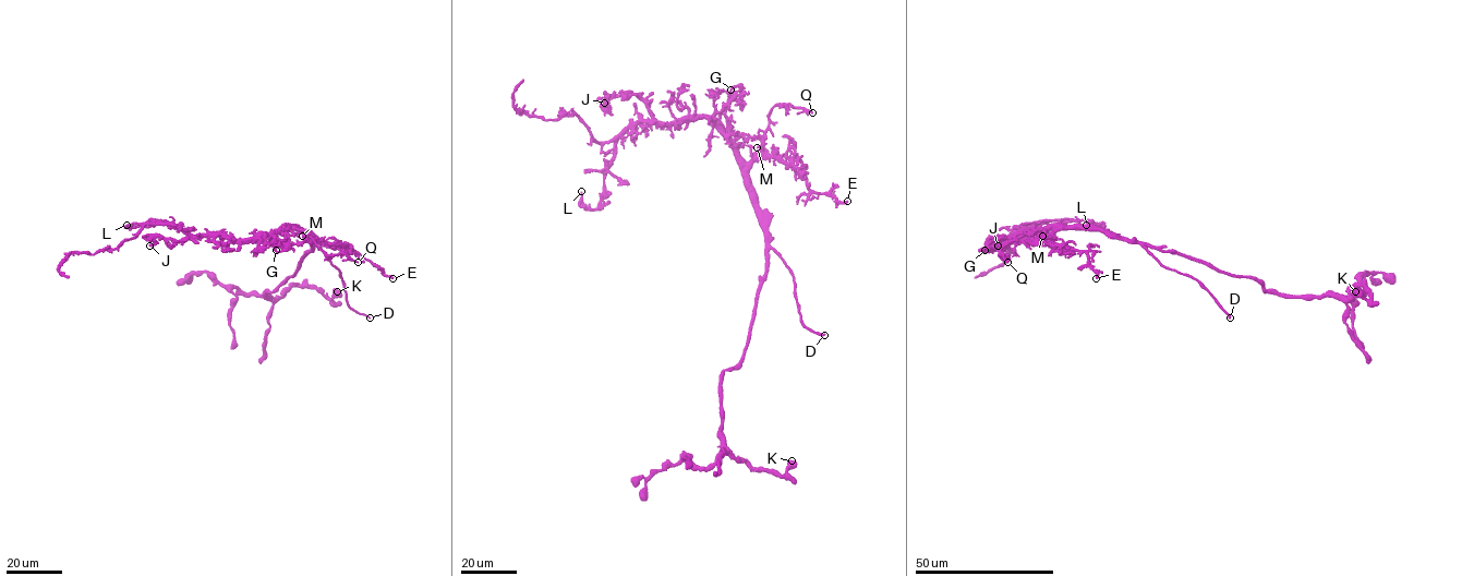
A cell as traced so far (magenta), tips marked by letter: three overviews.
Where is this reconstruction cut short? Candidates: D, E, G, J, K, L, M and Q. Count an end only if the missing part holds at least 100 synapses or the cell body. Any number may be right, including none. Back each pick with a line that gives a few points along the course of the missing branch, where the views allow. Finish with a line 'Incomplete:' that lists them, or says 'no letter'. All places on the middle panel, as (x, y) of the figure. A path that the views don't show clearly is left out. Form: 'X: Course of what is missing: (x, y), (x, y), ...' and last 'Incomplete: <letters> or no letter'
D: Course of what is missing: (824, 335), (843, 360), (869, 376), (865, 381), (843, 387), (754, 374), (739, 364)
Incomplete: D

